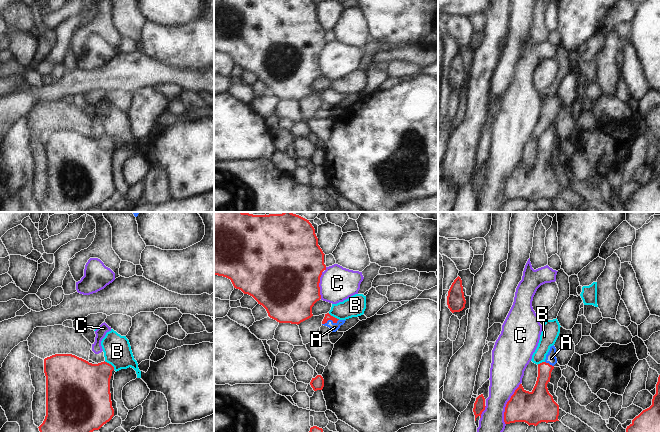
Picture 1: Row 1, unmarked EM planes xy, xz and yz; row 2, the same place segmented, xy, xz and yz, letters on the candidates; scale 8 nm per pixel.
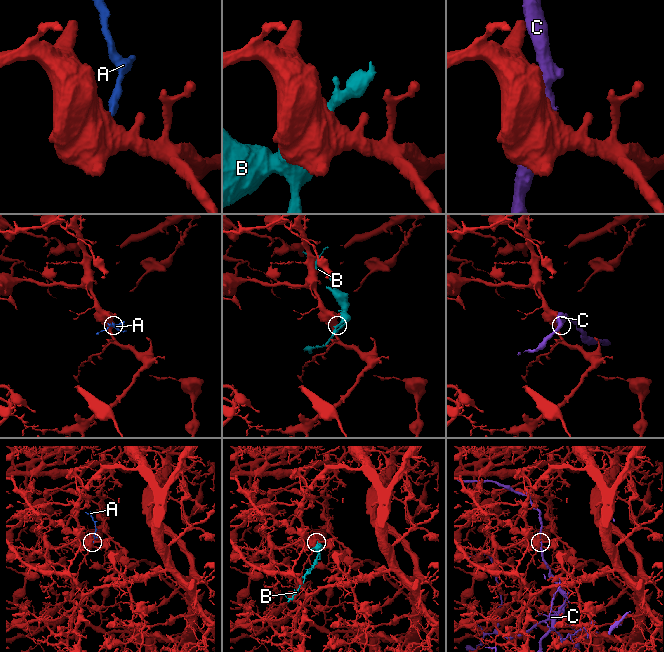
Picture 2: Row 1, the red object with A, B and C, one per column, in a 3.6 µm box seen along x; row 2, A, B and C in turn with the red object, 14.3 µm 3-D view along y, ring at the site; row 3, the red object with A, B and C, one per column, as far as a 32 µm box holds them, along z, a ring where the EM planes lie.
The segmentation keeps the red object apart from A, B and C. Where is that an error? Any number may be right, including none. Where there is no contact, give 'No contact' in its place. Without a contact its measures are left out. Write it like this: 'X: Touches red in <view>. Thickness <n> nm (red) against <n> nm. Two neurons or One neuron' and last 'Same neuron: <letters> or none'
A: Touches red in xz. Thickness 50 nm (red) against 70 nm. One neuron
B: Touches red in xy. Thickness 360 nm (red) against 220 nm. Two neurons
C: Touches red in yz. Thickness 260 nm (red) against 260 nm. Two neurons
Same neuron: A

